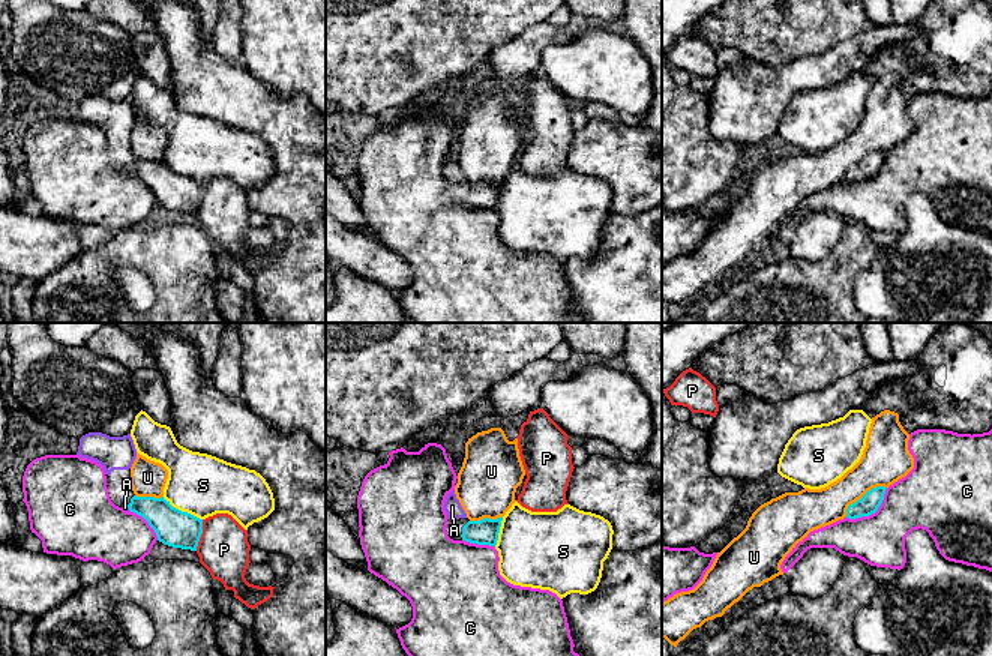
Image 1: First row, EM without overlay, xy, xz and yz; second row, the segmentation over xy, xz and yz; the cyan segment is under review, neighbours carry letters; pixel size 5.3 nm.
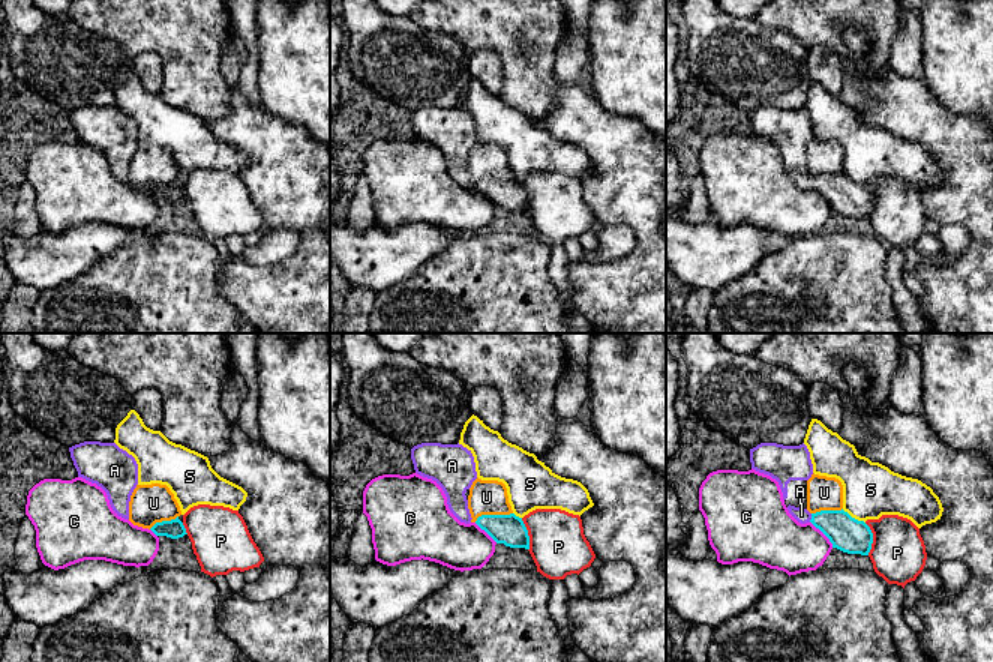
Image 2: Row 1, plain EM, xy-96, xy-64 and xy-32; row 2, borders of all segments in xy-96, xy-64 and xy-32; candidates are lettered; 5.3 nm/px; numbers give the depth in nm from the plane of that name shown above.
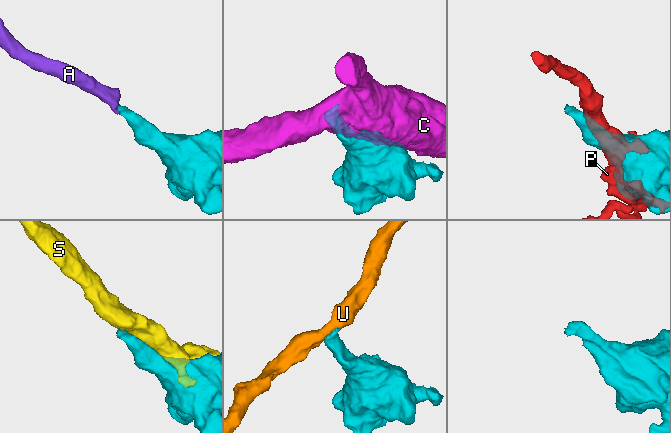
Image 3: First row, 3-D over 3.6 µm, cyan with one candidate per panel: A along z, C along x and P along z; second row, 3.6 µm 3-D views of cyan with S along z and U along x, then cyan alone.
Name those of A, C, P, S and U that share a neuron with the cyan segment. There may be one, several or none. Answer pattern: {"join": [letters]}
{"join": ["A"]}

